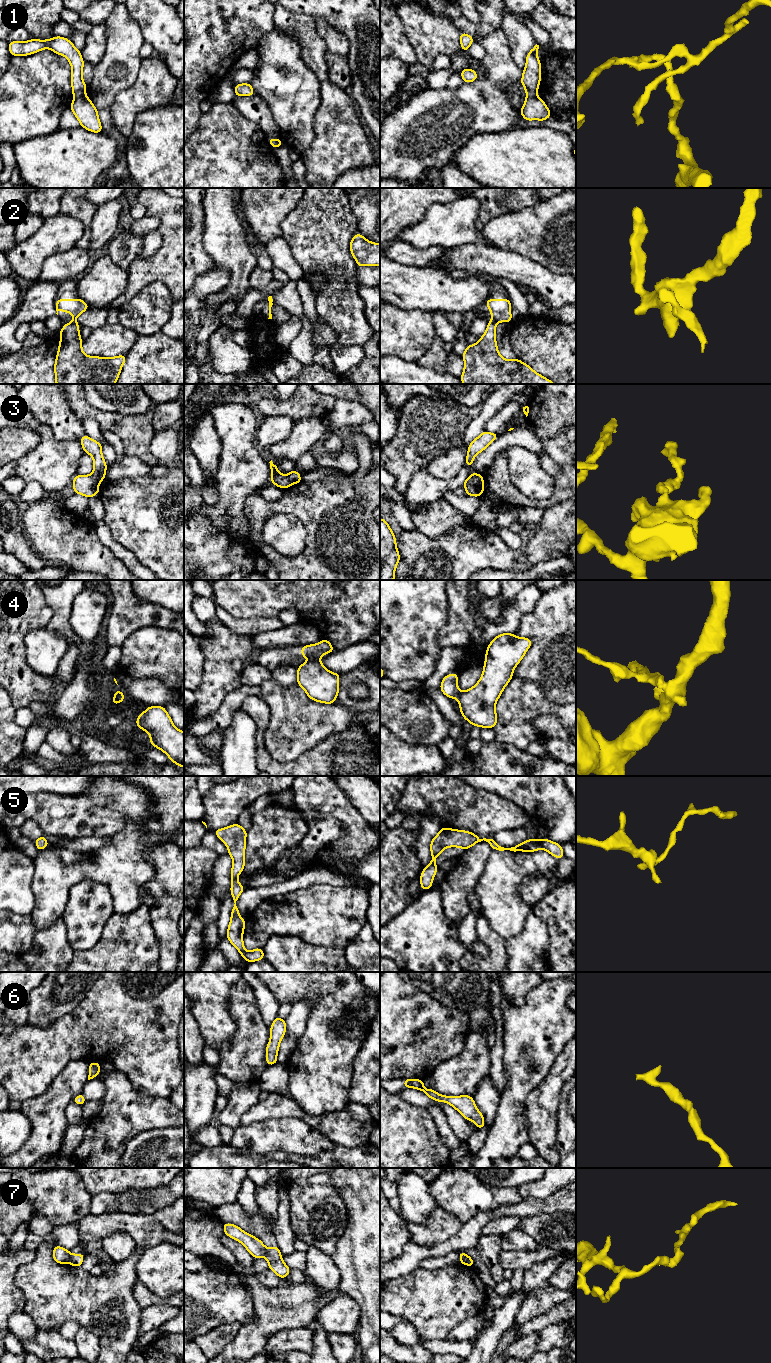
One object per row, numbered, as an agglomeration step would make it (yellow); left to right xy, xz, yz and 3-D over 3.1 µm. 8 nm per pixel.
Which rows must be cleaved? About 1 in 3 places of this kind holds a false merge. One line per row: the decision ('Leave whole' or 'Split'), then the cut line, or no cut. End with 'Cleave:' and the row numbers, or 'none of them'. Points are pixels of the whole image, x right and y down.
1: Split. Split along xy (85, 94), (74, 98)
2: Split. Split along yz (492, 319), (495, 323)
3: Split. Split along xz (288, 474), (294, 483)
4: Split. Split along xz (318, 656), (310, 659)
5: Leave whole. No split
6: Leave whole. No split
7: Split. Split along xy (71, 1254), (67, 1262)
Cleave: 1, 2, 3, 4, 7

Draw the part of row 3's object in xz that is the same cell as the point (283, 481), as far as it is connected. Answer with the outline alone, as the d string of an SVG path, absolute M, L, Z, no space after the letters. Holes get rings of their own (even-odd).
M272 460L269 463L271 469L271 484L274 484L282 489L286 489L294 484L294 482L290 479L289 474L283 475L279 473L277 471L278 465L274 464Z

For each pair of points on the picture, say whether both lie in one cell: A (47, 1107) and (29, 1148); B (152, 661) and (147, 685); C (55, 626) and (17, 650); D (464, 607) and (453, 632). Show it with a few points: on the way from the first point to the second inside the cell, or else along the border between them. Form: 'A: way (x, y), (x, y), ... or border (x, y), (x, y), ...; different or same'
A: way (47, 1117), (47, 1130), (39, 1138); same
B: border (126, 675), (132, 678), (158, 678), (170, 689); different
C: border (45, 603), (52, 612), (52, 617), (47, 626); different
D: way (462, 613), (459, 626); same

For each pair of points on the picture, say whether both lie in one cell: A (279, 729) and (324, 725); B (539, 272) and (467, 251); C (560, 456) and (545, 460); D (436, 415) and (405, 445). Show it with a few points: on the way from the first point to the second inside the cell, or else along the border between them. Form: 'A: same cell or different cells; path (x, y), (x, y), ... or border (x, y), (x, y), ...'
A: same cell; path (290, 729), (297, 725), (313, 725)
B: same cell; path (521, 269), (485, 260)
C: different cells; border (540, 442), (543, 449), (560, 466)
D: same cell; path (428, 423), (413, 438)

